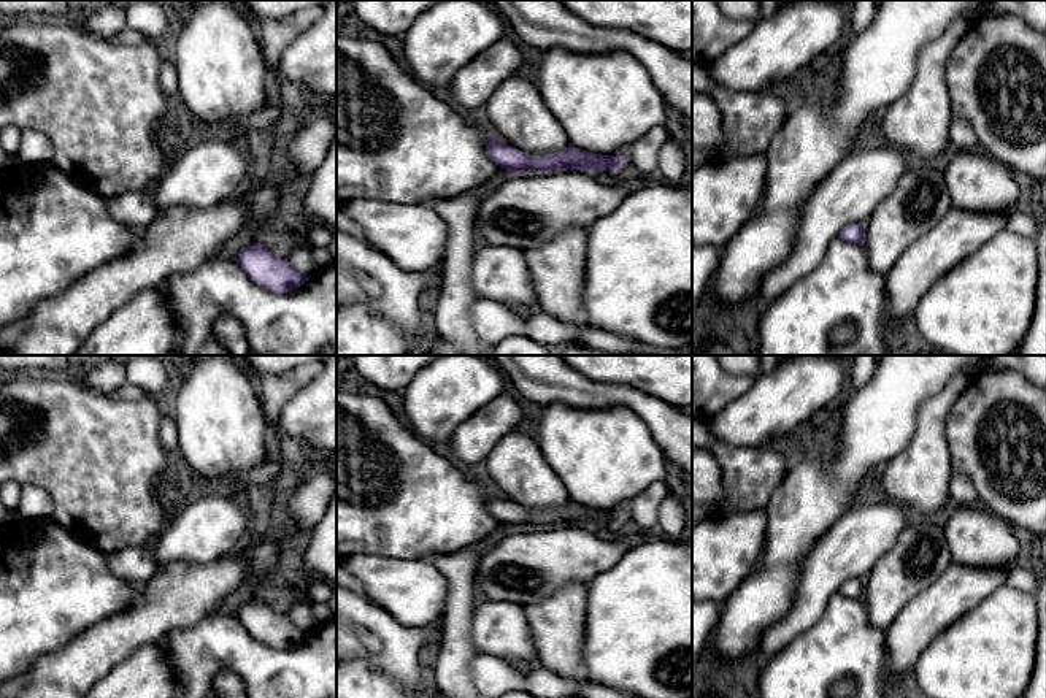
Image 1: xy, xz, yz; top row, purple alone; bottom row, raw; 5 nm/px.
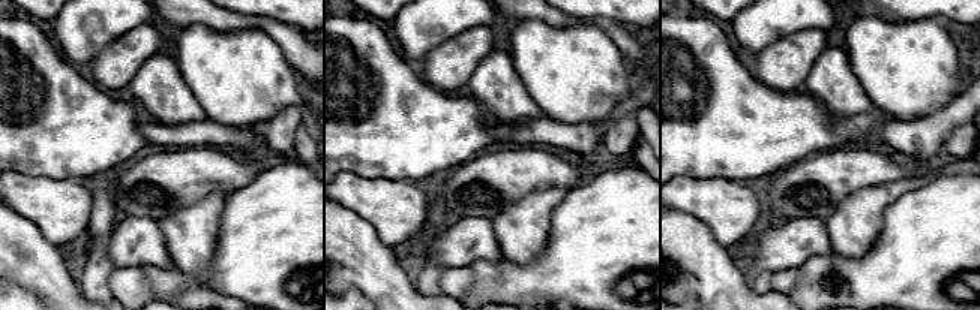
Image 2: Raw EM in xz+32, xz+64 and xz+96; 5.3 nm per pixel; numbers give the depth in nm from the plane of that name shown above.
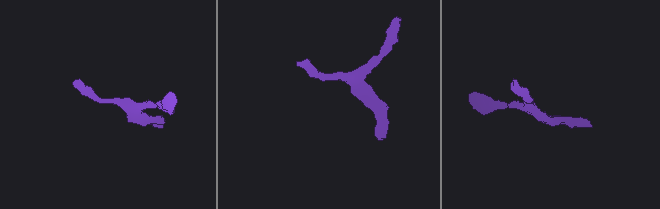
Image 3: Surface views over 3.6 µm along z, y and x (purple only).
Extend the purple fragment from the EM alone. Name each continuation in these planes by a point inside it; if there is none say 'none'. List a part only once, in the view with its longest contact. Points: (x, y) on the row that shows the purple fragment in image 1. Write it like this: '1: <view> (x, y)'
none

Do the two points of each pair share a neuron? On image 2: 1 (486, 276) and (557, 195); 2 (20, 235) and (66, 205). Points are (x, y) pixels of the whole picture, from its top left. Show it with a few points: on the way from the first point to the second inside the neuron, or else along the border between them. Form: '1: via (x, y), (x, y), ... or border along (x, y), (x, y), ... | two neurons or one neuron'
1: border along (538, 255), (527, 264), (515, 264), (503, 258) | two neurons
2: border along (15, 210), (27, 217), (50, 241), (65, 244) | two neurons

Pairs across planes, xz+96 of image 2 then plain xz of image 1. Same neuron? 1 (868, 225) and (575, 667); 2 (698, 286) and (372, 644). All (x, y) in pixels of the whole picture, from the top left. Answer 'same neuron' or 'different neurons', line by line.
1: same neuron
2: different neurons

